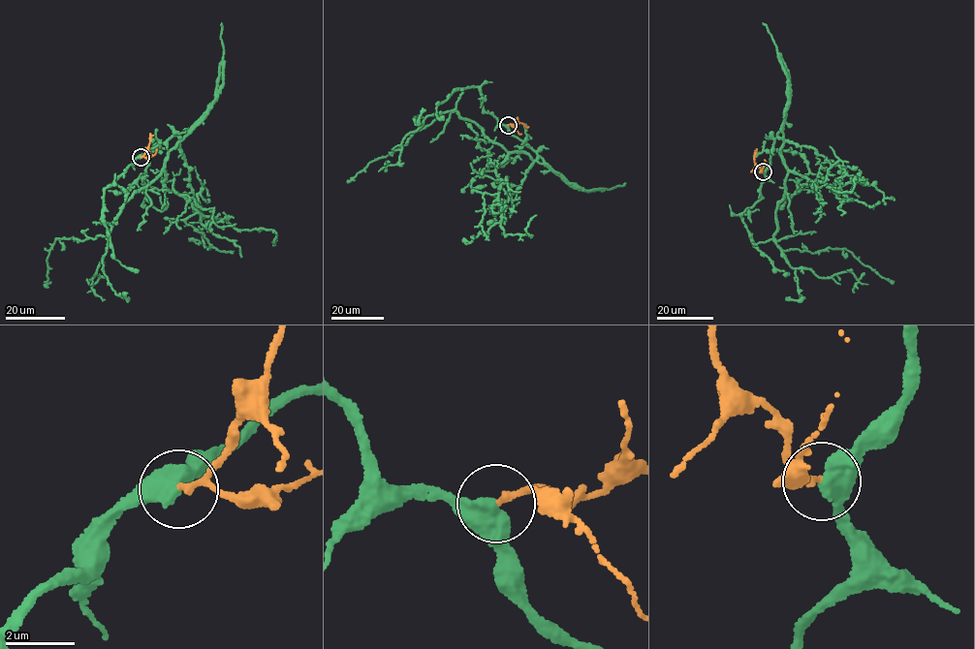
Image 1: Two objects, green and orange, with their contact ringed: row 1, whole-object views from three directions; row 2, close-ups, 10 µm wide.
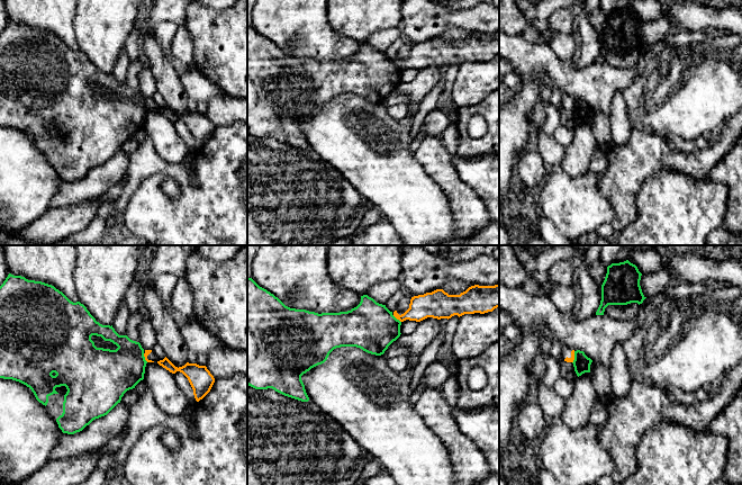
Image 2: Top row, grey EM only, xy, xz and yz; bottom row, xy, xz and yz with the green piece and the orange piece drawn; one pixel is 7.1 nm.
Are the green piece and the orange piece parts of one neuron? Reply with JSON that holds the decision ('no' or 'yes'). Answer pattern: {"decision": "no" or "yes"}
{"decision": "no"}

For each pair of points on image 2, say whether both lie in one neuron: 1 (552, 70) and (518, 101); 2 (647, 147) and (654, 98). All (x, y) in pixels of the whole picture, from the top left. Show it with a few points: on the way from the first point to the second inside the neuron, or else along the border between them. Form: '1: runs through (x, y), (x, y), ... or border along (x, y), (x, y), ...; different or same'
1: border along (523, 77), (539, 75), (545, 82); different
2: border along (635, 126), (650, 129), (666, 140); different

